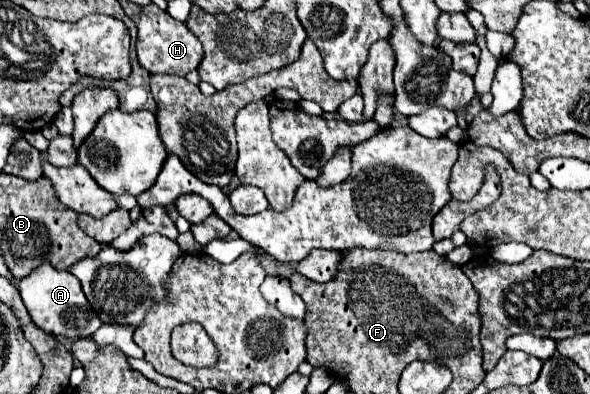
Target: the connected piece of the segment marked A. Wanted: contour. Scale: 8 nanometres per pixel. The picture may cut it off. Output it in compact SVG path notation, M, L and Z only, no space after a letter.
M43 264L19 282L19 292L31 320L51 336L67 336L71 340L89 338L103 324L89 306L79 280L71 272L59 272L51 264Z

